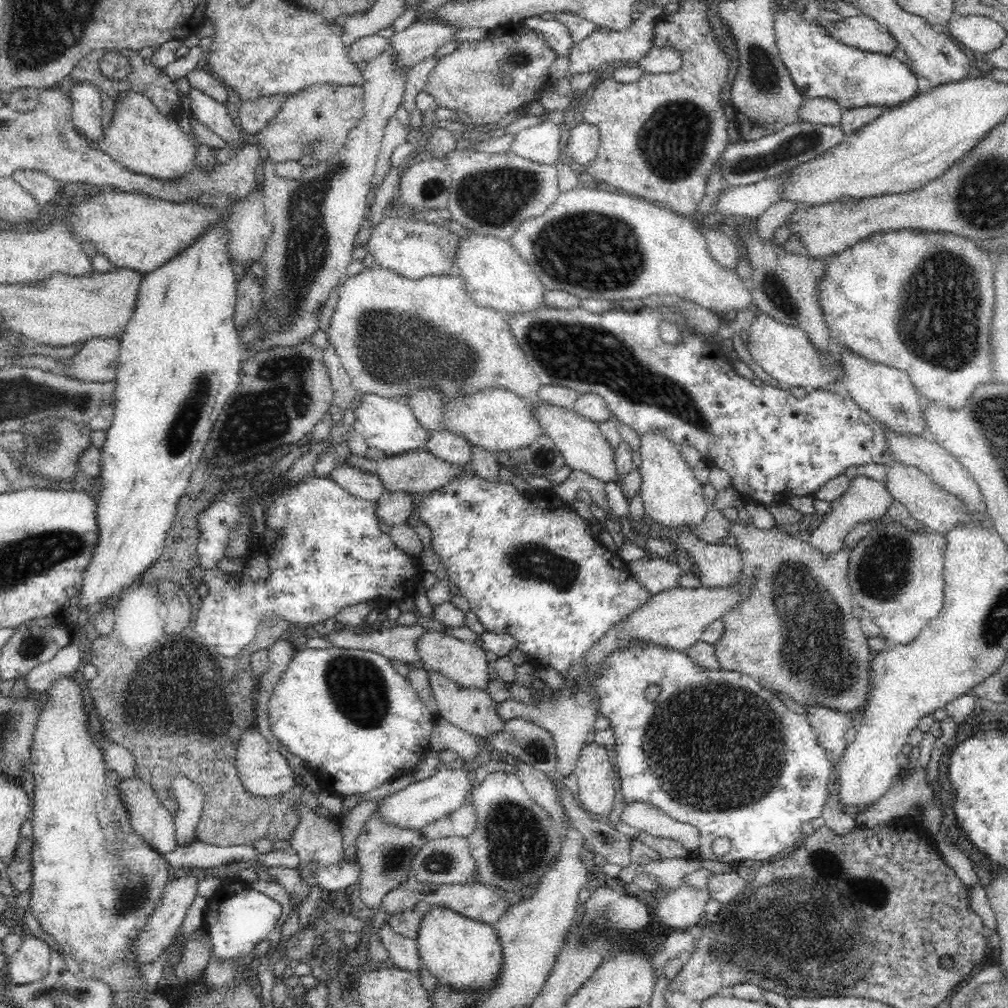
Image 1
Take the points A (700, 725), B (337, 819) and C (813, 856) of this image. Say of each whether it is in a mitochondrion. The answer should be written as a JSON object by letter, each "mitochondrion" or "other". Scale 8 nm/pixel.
{"A":"mitochondrion","B":"other","C":"mitochondrion"}

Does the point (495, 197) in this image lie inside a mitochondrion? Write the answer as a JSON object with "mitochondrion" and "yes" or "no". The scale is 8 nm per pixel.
{"mitochondrion":"yes"}

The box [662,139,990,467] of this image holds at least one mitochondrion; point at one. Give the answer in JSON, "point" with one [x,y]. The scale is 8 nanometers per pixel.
{"point":[941,328]}

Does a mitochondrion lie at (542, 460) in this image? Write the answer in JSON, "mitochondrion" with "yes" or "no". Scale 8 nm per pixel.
{"mitochondrion":"yes"}

